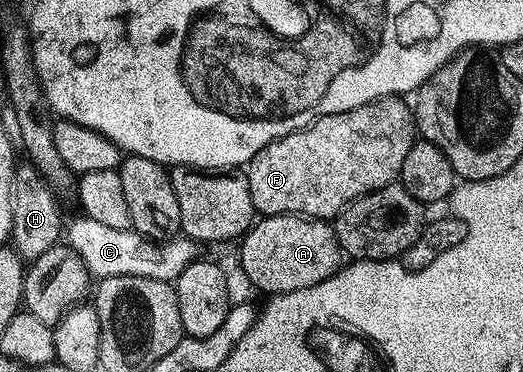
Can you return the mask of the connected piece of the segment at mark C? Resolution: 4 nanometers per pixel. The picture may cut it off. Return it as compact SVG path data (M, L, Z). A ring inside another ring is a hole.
M78 216L77 219L70 225L67 225L64 240L67 247L74 253L74 255L81 259L86 267L86 271L90 273L91 277L95 279L102 279L104 277L142 277L142 278L156 278L157 281L164 281L171 283L177 281L178 276L190 264L194 258L194 253L190 248L194 246L193 241L187 237L180 236L169 241L155 242L140 235L134 229L125 229L103 225L95 219L90 219L87 216Z

